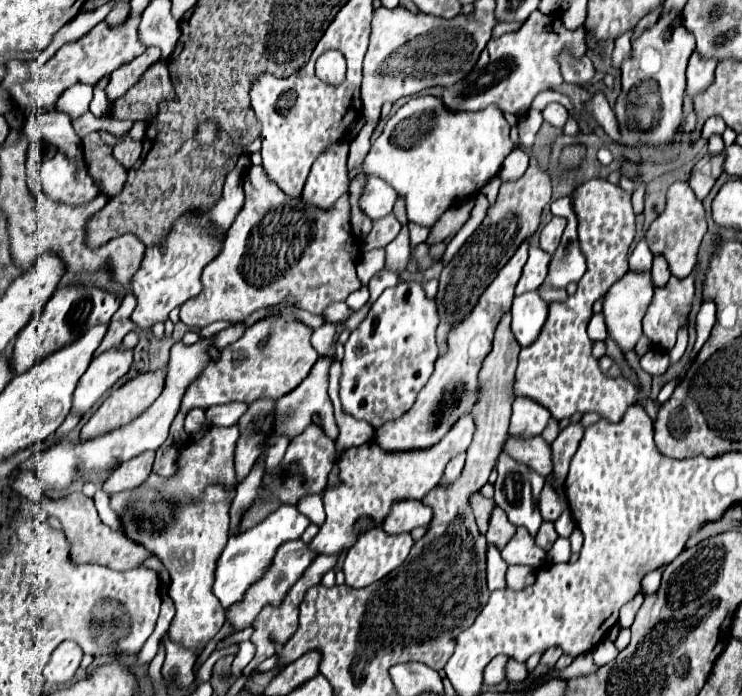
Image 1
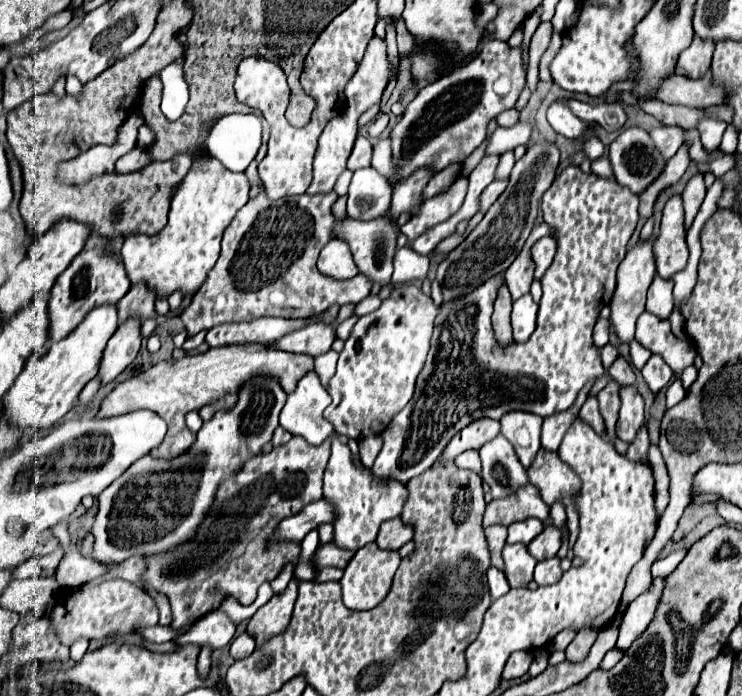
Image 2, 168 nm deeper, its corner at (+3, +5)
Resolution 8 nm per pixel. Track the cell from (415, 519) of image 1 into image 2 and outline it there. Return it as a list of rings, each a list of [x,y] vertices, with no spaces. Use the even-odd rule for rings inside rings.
[[[399,516],[385,520],[379,528],[377,534],[377,544],[381,548],[391,548],[391,550],[399,550],[405,542],[409,542],[413,538],[413,524],[405,524]]]

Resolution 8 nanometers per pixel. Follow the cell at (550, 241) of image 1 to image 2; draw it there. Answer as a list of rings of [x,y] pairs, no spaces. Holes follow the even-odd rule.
[[[543,236],[541,240],[537,240],[533,244],[531,256],[533,256],[535,264],[537,264],[537,270],[535,270],[535,278],[537,280],[541,280],[541,276],[545,274],[545,270],[551,266],[555,250],[557,250],[557,240],[553,236]]]

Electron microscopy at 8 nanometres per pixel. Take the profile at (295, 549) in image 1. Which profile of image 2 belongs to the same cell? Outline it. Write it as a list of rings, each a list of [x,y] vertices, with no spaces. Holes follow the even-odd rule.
[[[319,544],[313,554],[313,560],[315,560],[317,568],[325,568],[325,566],[345,568],[345,564],[349,562],[349,556],[353,556],[353,552],[341,550],[335,544]]]

